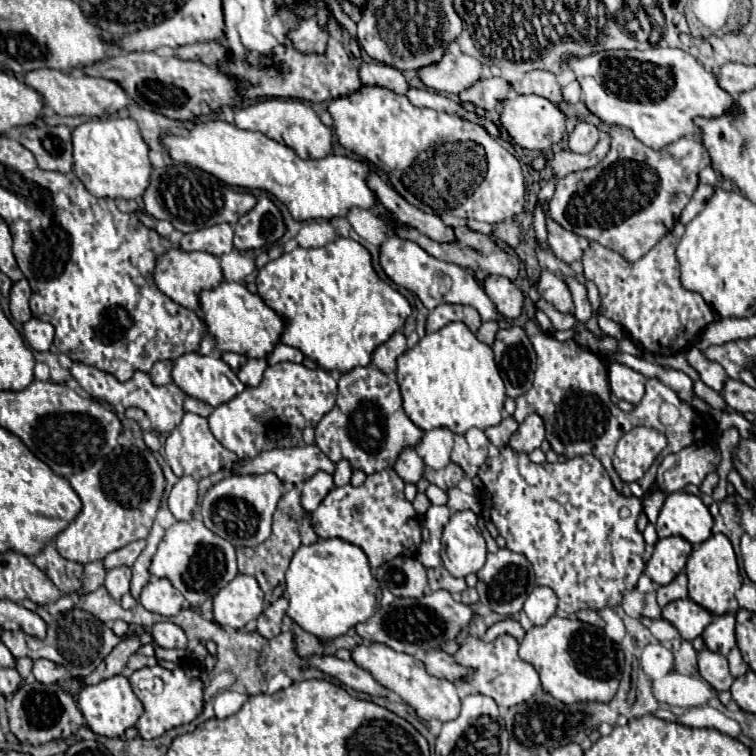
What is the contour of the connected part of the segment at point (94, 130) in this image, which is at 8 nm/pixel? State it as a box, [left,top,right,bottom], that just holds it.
[73,118,151,200]

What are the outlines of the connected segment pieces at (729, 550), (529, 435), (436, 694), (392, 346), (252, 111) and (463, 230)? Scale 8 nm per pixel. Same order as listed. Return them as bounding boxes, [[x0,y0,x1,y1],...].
[[685,534,741,616],[509,414,545,454],[351,644,461,722],[373,332,407,374],[235,98,333,158],[381,214,519,282]]

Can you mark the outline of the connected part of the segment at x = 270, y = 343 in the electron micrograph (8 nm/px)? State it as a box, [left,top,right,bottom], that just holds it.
[199,282,283,358]

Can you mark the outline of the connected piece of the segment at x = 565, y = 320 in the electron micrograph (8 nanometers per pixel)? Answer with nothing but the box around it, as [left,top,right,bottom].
[535,300,577,330]

